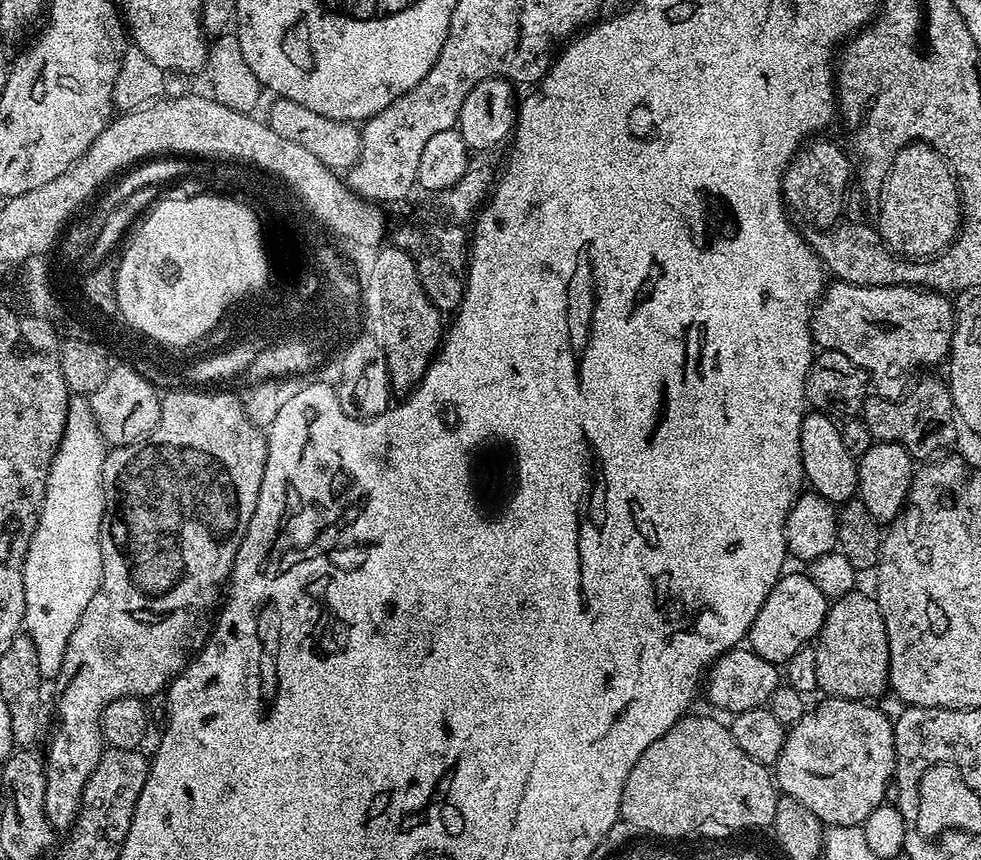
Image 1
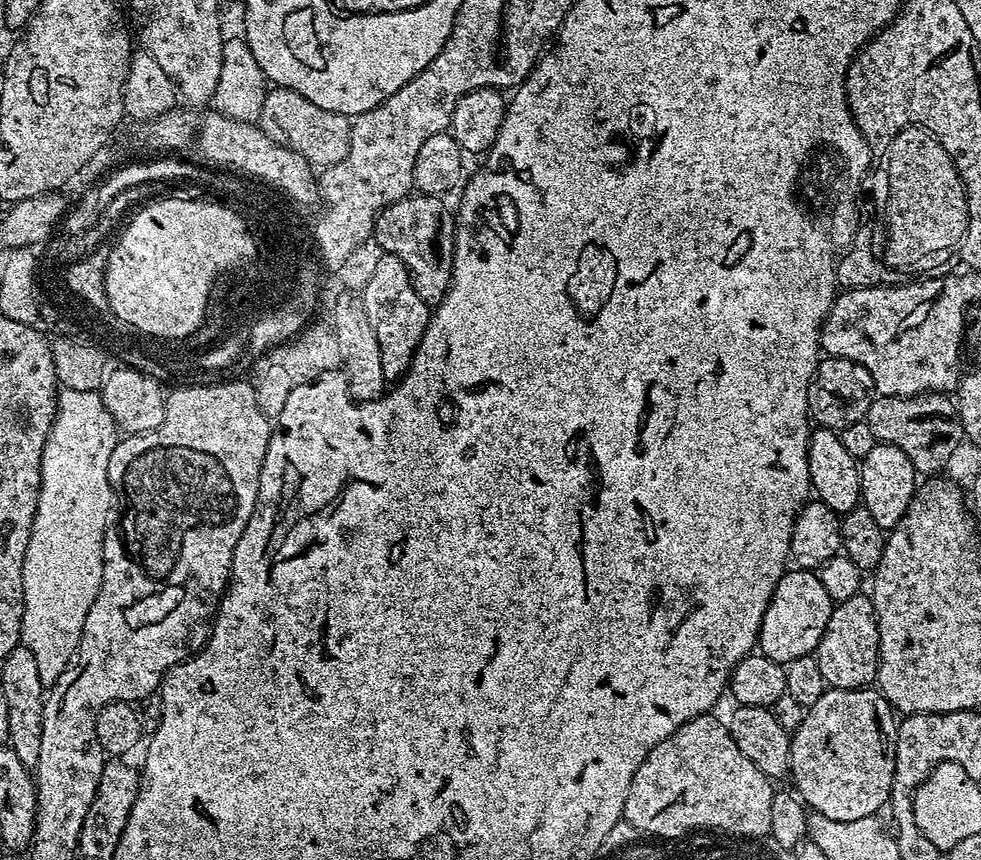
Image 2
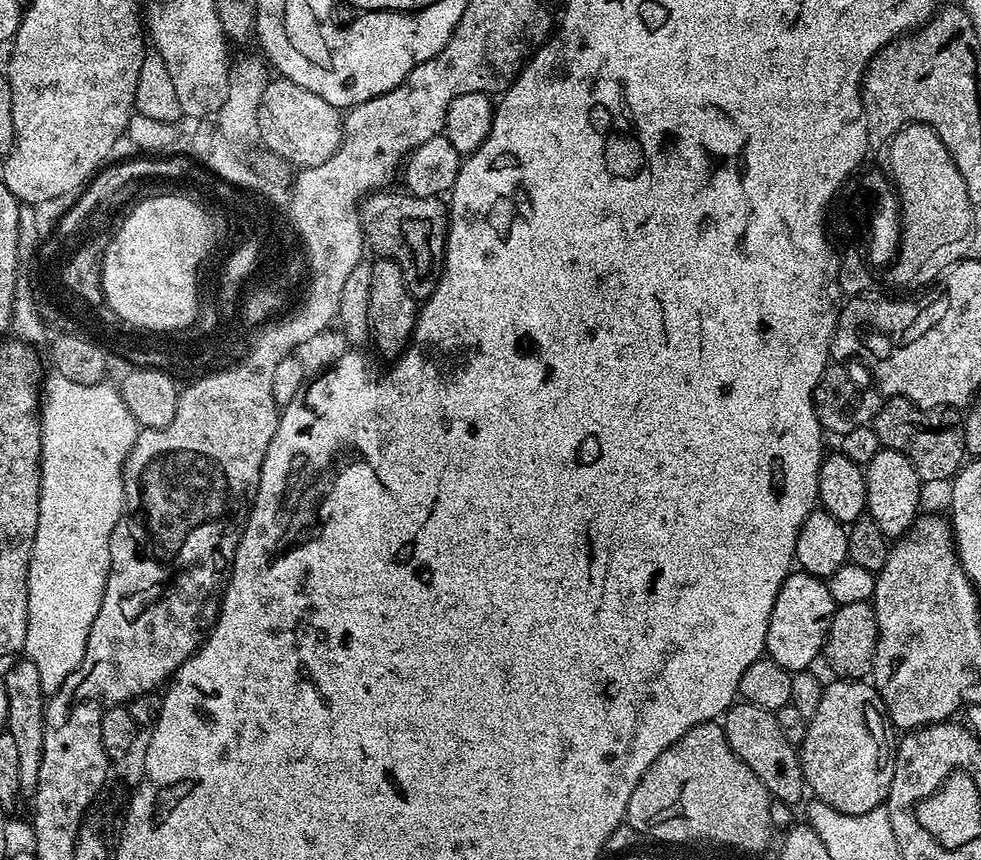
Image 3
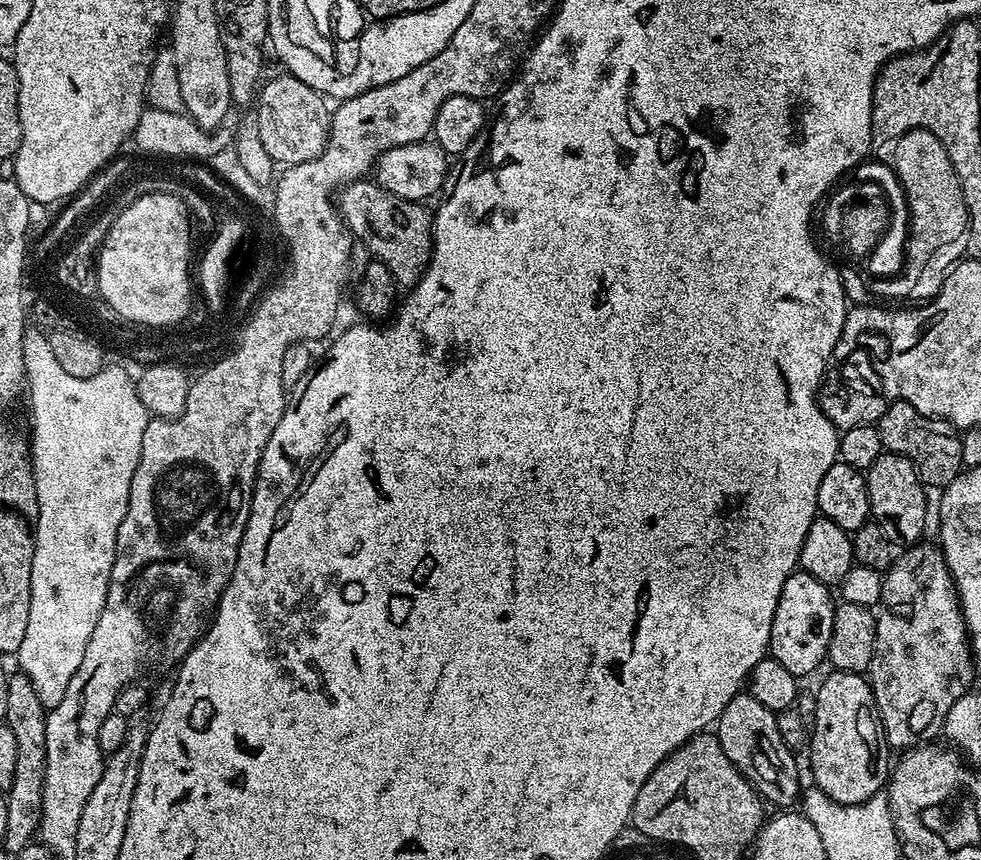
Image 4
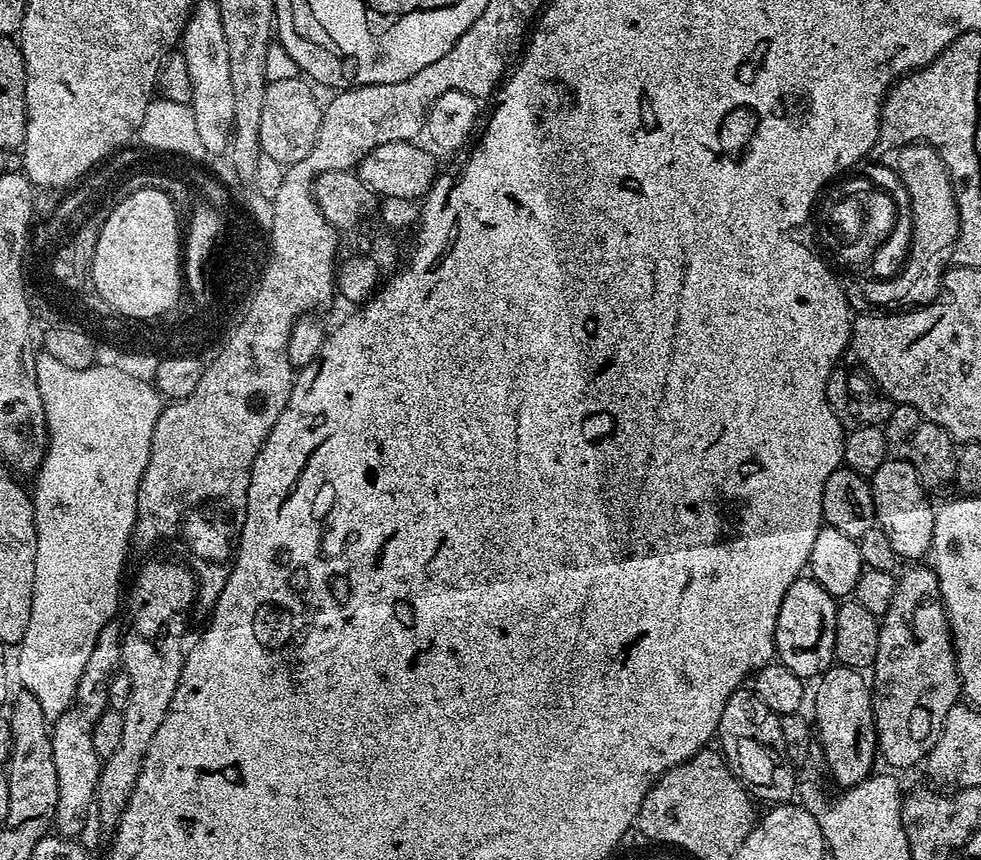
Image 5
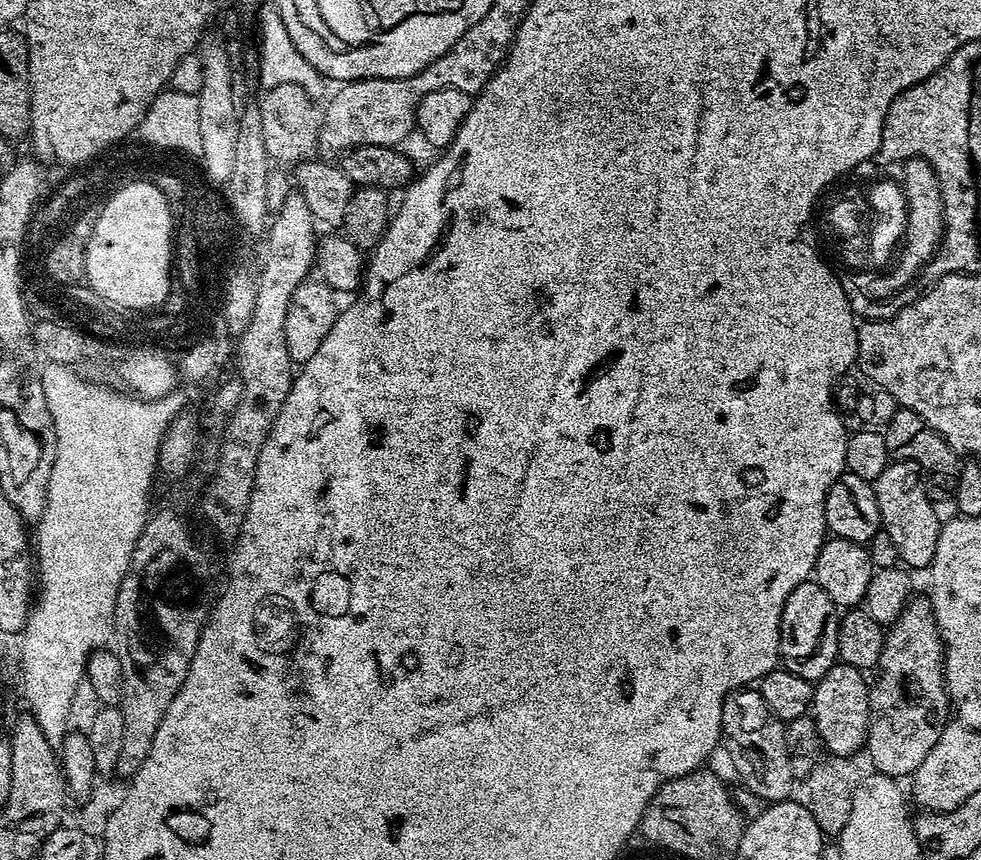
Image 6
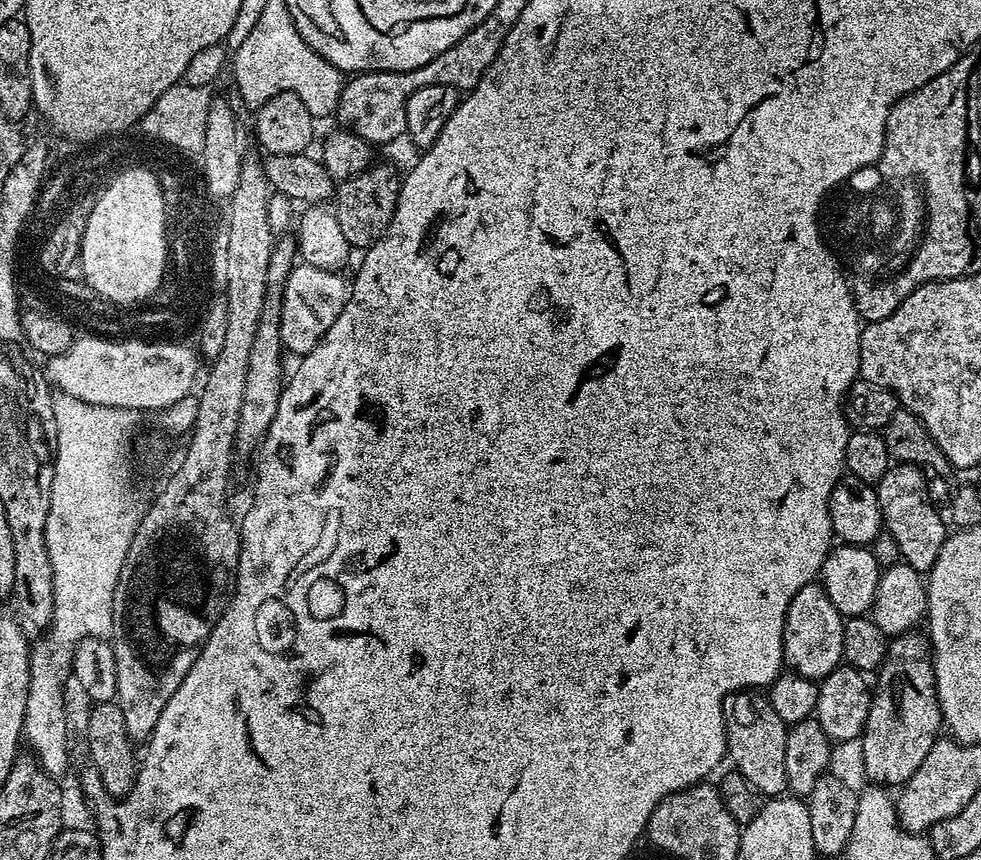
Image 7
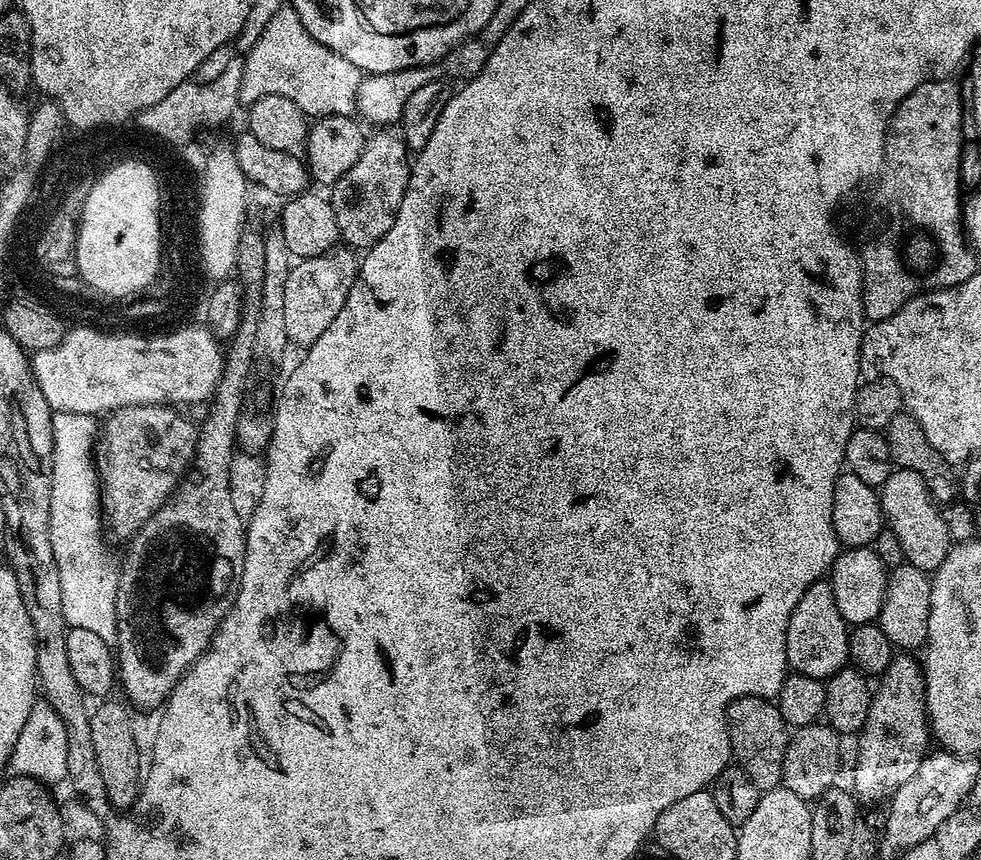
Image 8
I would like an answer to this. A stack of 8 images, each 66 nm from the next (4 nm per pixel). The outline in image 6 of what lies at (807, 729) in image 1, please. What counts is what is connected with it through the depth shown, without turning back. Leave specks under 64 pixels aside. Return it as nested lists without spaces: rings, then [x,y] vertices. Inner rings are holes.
[[[837,662],[818,681],[812,693],[810,715],[816,721],[816,729],[823,747],[836,756],[852,756],[865,747],[868,739],[868,694],[869,681],[864,681],[865,673],[859,668]]]

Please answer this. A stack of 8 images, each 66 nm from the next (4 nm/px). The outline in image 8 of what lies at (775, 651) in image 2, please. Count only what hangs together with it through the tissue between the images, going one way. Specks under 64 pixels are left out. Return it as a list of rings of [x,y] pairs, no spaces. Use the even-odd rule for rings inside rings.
[[[827,579],[816,580],[798,598],[794,614],[790,614],[790,626],[786,630],[786,658],[793,673],[827,681],[849,663],[848,634],[850,626],[838,614],[838,602],[834,602],[834,590]]]

